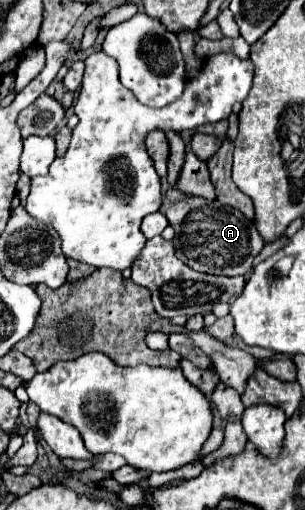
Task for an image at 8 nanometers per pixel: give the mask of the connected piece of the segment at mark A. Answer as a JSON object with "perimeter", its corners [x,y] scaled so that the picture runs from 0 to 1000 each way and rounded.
{"perimeter":[[[557,369],[538,384],[525,416],[577,451],[577,463],[564,471],[577,502],[623,525],[669,537],[793,541],[826,525],[833,506],[872,478],[826,431],[813,431],[787,412],[734,404],[715,392],[610,384],[590,373]]]}

